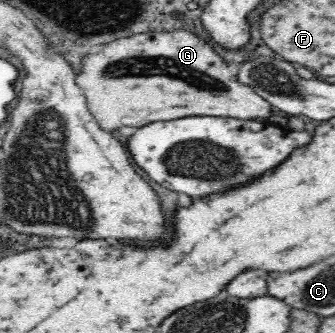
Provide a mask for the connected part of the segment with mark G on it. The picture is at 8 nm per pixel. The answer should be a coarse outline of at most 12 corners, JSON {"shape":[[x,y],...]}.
{"shape":[[189,29],[81,58],[103,130],[191,114],[267,120],[267,101]]}

